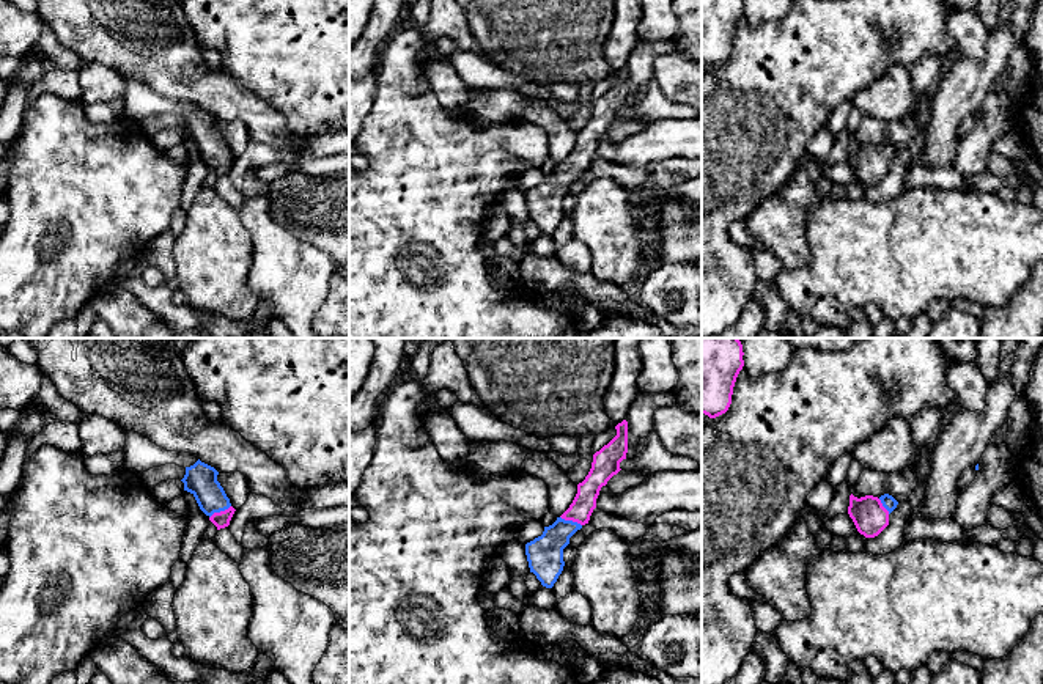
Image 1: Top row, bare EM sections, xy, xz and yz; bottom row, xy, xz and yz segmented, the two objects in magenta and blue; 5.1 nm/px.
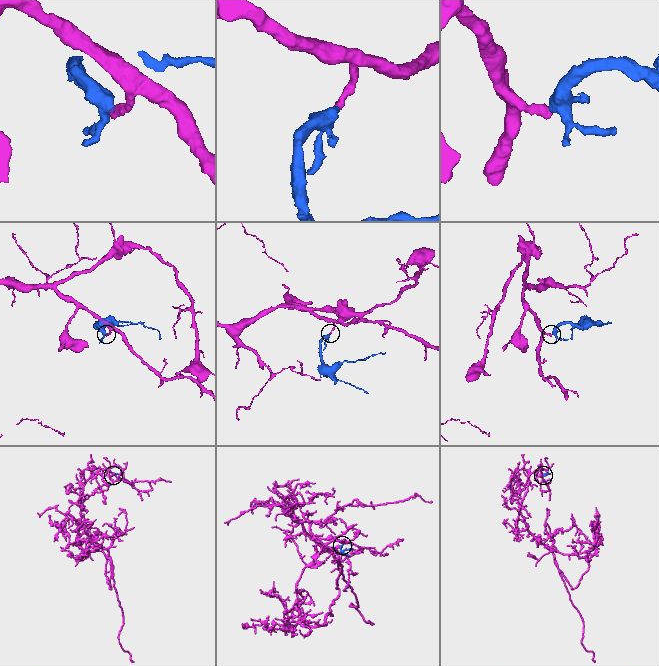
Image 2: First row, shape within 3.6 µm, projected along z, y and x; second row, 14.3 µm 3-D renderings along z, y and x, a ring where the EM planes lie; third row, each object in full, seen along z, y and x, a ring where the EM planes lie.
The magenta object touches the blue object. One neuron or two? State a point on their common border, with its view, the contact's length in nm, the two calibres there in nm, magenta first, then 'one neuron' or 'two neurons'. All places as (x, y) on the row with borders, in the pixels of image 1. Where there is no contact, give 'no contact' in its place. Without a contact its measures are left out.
contact xy (221, 511); length 130 nm; calibres 80 and 160 nm; one neuron

